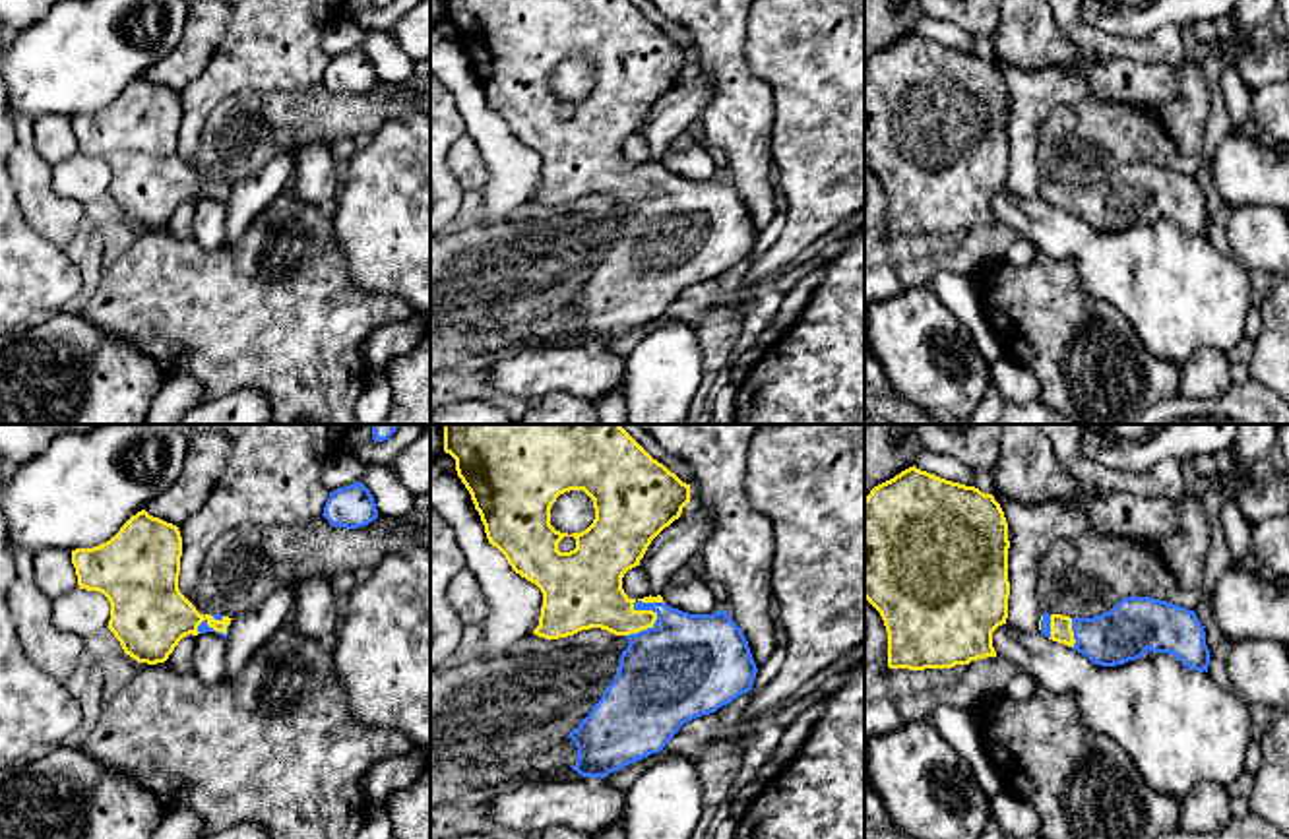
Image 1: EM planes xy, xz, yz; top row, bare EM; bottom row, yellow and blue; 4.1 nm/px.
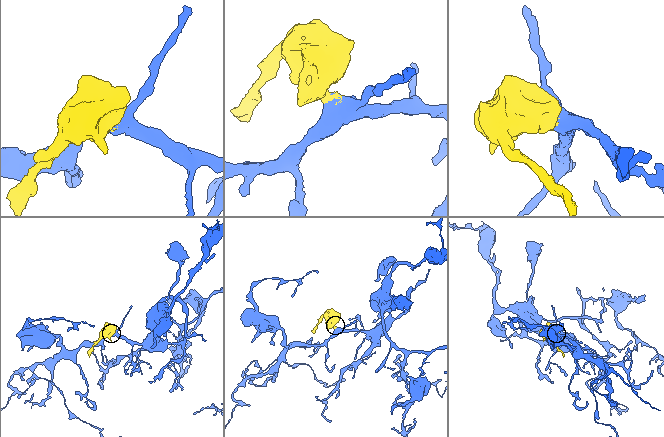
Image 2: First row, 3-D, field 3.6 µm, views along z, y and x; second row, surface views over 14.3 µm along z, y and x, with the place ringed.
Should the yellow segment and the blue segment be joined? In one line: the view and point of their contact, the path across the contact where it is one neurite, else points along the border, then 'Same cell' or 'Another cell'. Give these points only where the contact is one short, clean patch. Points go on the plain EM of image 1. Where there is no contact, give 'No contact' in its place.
Touches yellow at xz (646, 177). Path across: xz (590, 159), (613, 177), (646, 177), (685, 223). Same cell

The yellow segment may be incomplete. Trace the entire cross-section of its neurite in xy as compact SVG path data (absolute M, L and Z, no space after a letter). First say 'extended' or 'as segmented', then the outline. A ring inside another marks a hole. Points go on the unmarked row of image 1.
extended; M145 76L132 81L110 107L72 116L79 155L109 165L109 196L138 229L165 229L190 200L229 202L233 184L200 180L180 159L180 122L178 93Z

